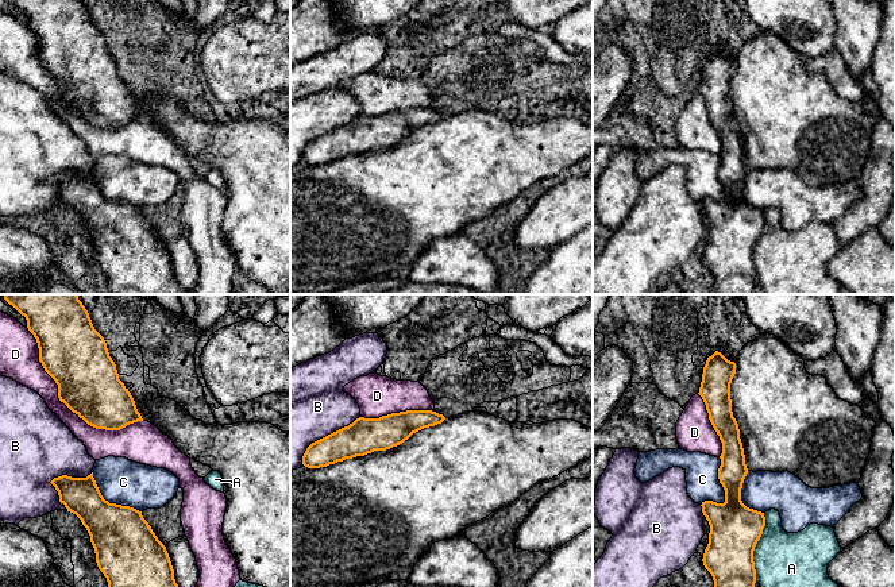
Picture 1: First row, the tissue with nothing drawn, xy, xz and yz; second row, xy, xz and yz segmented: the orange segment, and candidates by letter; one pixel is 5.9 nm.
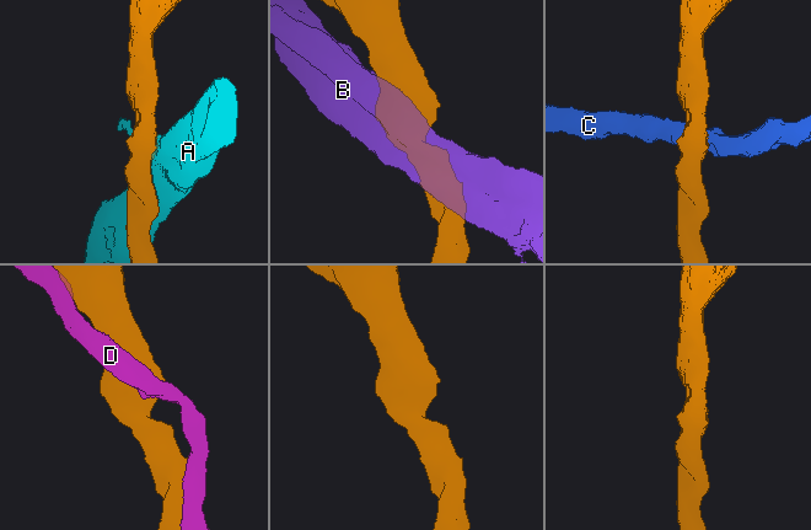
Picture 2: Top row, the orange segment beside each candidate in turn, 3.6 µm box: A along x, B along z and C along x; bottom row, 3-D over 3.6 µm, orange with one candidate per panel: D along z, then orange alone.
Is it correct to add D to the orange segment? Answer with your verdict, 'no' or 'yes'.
yes

